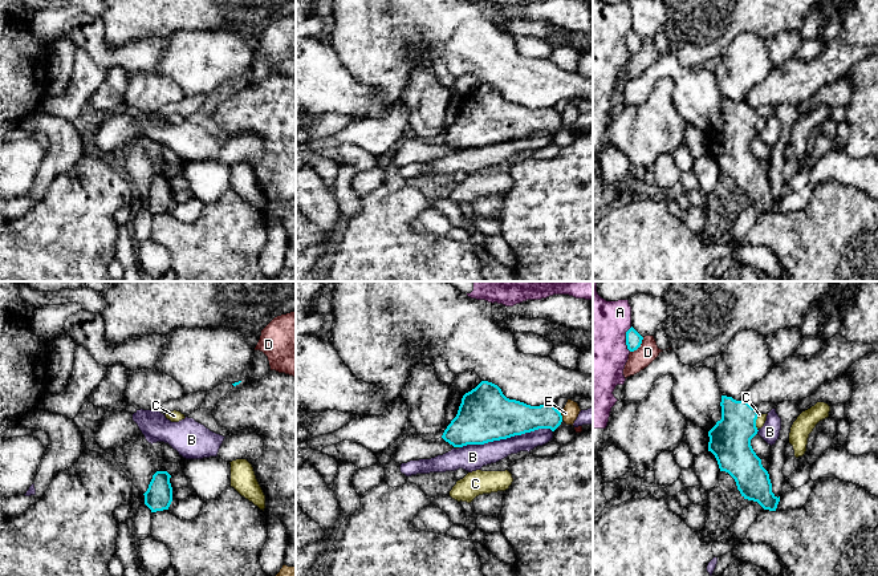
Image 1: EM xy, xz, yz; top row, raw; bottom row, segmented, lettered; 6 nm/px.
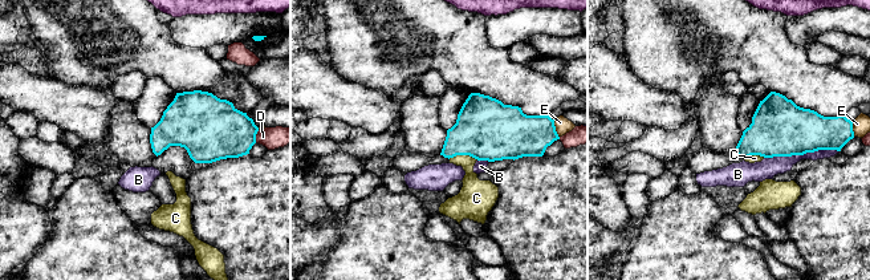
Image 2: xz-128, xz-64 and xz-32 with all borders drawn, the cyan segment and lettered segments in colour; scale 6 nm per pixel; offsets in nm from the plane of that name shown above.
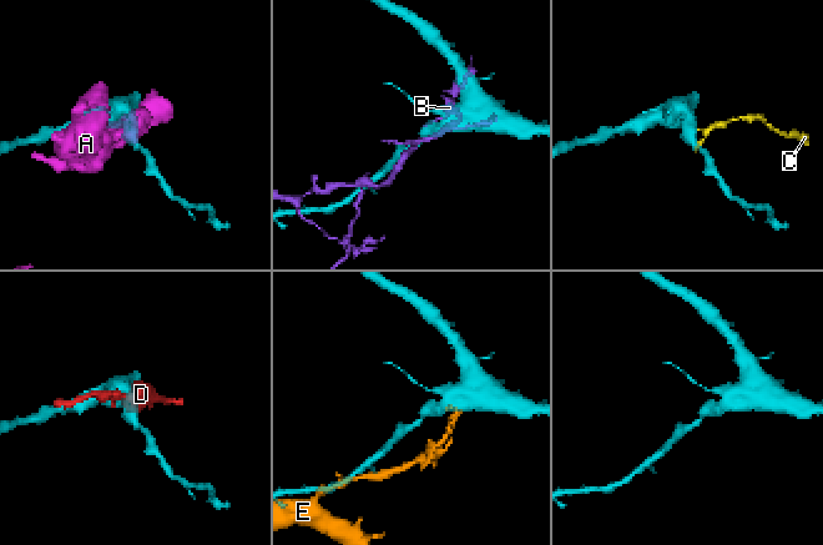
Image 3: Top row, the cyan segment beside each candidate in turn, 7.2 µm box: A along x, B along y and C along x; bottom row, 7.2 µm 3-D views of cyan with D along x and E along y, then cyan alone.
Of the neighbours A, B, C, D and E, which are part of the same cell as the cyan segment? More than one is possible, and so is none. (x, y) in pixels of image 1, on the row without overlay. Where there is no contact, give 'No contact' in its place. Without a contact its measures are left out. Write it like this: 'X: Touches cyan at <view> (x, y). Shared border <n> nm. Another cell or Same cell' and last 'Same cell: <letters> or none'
A: Touches cyan at yz (626, 41). Shared border 150 nm. Another cell
B: Touches cyan at xz (505, 141). Shared border 600 nm. Another cell
C: Touches cyan at yz (755, 125). Shared border 100 nm. Another cell
D: Touches cyan at yz (638, 49). Shared border 130 nm. Another cell
E: Touches cyan at xz (561, 118). Shared border 60 nm. Another cell
Same cell: none

